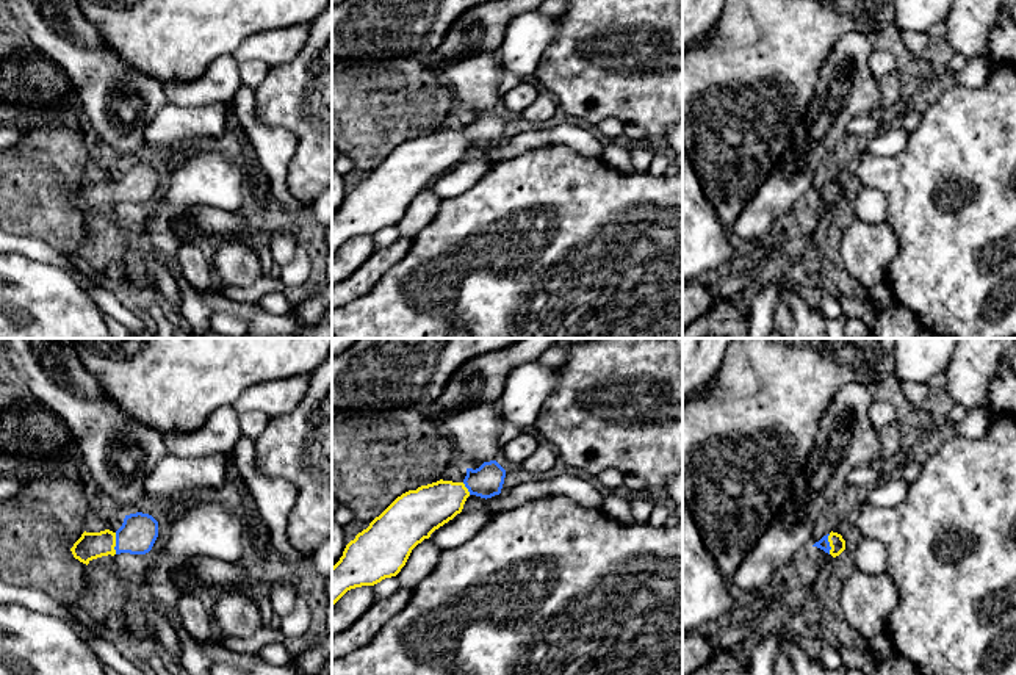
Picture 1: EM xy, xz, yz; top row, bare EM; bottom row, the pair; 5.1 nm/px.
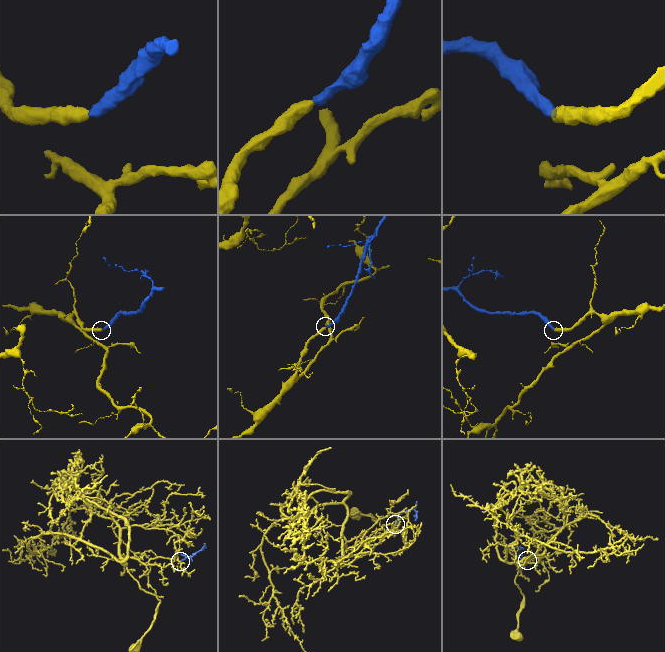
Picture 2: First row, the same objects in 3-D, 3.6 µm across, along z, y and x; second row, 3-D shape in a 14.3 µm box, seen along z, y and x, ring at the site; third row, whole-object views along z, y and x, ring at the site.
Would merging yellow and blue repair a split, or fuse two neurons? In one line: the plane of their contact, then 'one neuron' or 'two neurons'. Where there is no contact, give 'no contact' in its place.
xy | one neuron

